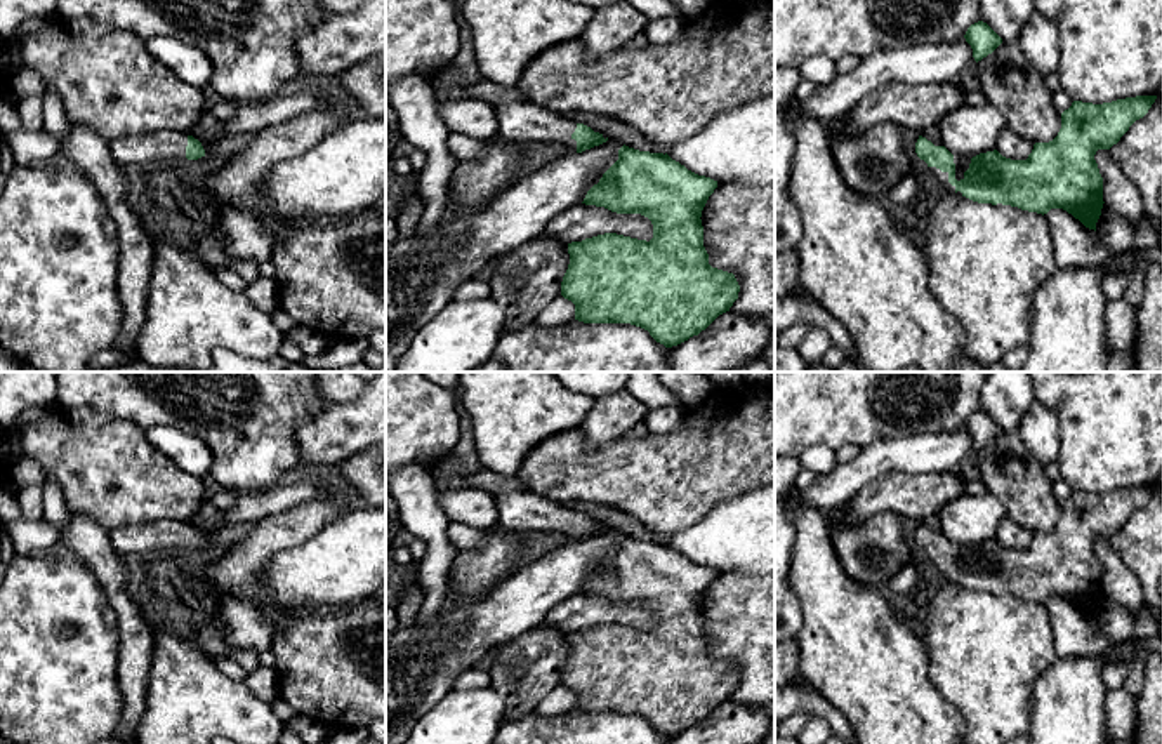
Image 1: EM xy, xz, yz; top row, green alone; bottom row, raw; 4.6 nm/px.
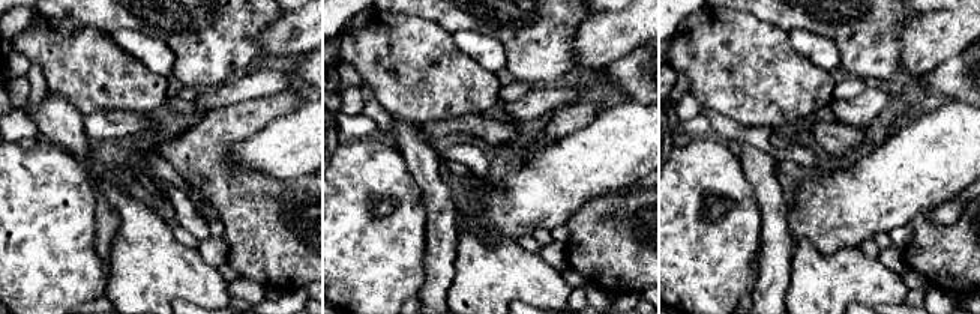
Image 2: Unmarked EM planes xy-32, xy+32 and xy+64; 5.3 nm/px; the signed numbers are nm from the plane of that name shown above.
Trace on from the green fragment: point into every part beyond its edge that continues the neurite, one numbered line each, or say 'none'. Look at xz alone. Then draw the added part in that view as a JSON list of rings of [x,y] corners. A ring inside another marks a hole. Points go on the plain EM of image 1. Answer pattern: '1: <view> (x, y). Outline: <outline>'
1: xz (516, 508). Outline: [[[504,490],[495,494],[498,523],[505,528],[568,534],[577,511],[551,502],[531,490]]]

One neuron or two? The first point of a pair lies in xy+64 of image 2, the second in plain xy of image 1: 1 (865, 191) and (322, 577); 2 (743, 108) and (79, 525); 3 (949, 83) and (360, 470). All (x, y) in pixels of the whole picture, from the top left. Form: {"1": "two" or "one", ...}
{"1": "one", "2": "two", "3": "one"}

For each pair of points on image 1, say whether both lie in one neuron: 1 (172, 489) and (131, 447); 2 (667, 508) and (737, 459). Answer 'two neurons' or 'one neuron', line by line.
1: one neuron
2: one neuron

